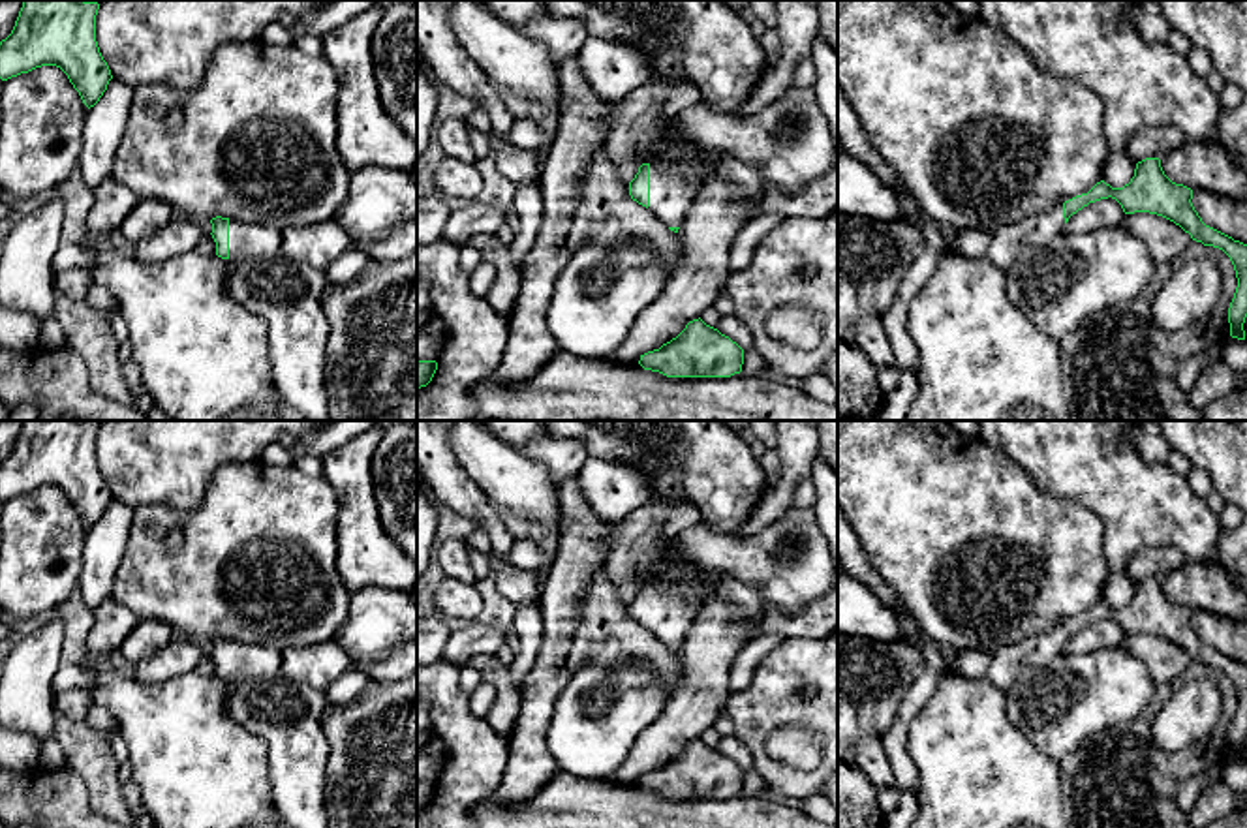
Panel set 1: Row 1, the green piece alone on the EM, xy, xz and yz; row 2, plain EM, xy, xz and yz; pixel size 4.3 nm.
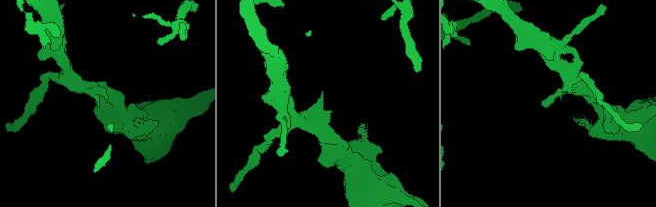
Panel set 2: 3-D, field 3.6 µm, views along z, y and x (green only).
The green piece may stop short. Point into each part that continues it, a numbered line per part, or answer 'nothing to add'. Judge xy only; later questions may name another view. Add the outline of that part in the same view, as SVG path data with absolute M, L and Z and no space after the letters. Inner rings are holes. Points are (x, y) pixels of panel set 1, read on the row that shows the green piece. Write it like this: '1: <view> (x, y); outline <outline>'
1: xy (246, 239); outline M229 220L229 259L270 257L282 248L282 231L240 220Z

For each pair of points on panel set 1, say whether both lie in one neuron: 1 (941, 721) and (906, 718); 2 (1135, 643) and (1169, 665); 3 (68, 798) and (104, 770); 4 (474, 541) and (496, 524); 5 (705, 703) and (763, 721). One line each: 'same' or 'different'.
1: different
2: same
3: different
4: different
5: different

